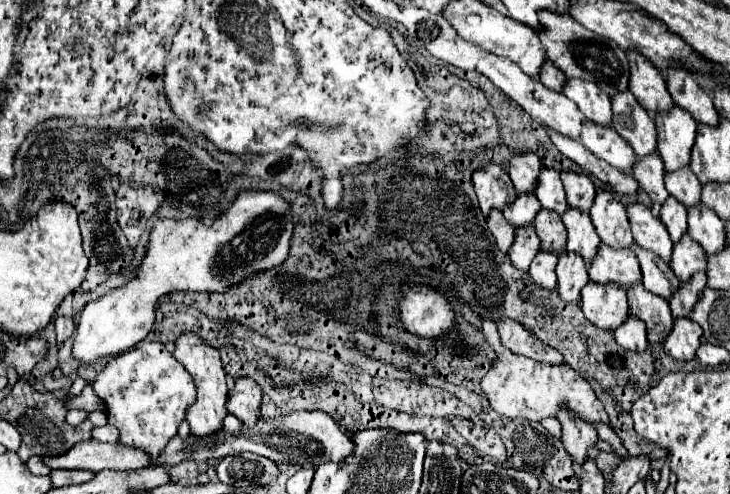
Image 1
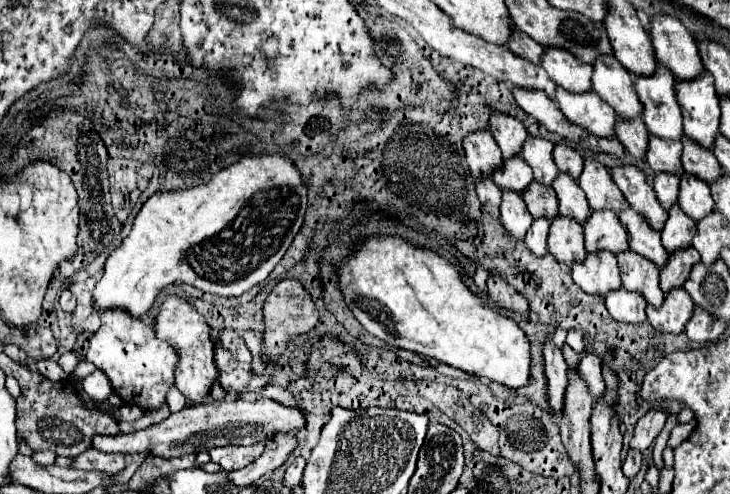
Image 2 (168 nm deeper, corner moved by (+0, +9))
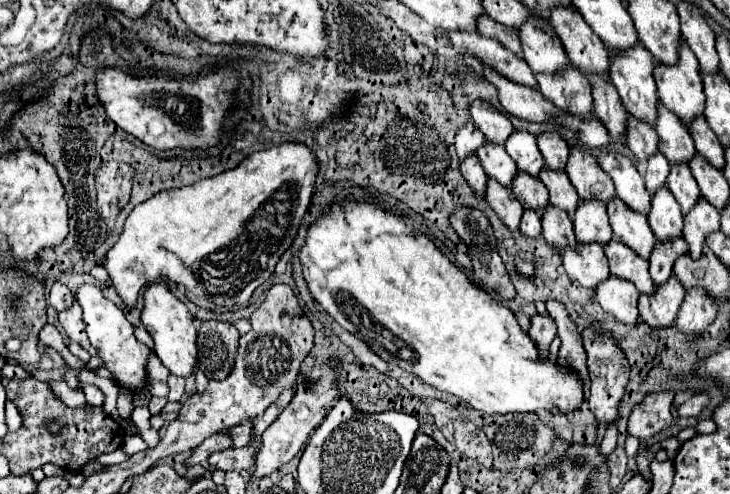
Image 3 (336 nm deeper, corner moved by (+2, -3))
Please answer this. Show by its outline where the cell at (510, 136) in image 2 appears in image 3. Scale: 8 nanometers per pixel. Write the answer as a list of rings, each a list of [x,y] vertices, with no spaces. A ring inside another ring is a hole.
[[[476,100],[470,108],[470,114],[472,114],[472,122],[484,132],[486,142],[490,144],[504,146],[514,132],[514,126],[510,124],[510,120],[484,100]]]

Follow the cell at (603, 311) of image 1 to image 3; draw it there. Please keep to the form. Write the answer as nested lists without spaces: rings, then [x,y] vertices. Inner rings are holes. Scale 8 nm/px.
[[[600,244],[590,246],[576,246],[576,252],[564,252],[562,256],[564,268],[568,276],[576,282],[580,282],[584,288],[598,288],[600,282],[608,280],[608,260],[604,254],[604,248]]]

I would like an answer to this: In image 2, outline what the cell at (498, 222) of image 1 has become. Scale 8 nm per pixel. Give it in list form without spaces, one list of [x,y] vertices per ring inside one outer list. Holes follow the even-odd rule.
[[[476,178],[474,182],[476,182],[476,184],[474,184],[474,186],[476,186],[476,194],[478,194],[482,206],[484,206],[490,214],[498,216],[498,208],[500,208],[500,200],[502,200],[500,188],[494,184],[492,178]]]

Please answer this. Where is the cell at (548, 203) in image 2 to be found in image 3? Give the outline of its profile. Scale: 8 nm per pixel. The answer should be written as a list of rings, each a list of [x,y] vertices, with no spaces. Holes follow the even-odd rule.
[[[524,172],[516,176],[516,184],[512,184],[512,192],[526,210],[544,210],[550,204],[548,190],[544,188],[544,184],[538,178],[528,176]]]

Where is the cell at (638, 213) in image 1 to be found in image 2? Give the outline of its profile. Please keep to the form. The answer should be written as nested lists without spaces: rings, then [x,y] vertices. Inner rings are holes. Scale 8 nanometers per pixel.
[[[630,164],[630,166],[614,166],[612,178],[622,190],[628,204],[638,214],[642,214],[654,230],[662,230],[666,222],[666,210],[658,204],[658,198],[654,196],[652,186],[648,186],[646,182],[646,176],[636,166]]]

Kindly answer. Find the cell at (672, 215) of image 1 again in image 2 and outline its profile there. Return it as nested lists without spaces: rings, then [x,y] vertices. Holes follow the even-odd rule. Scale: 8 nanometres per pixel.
[[[656,174],[654,178],[654,192],[662,204],[664,210],[670,210],[670,206],[678,200],[678,176],[670,174]]]

